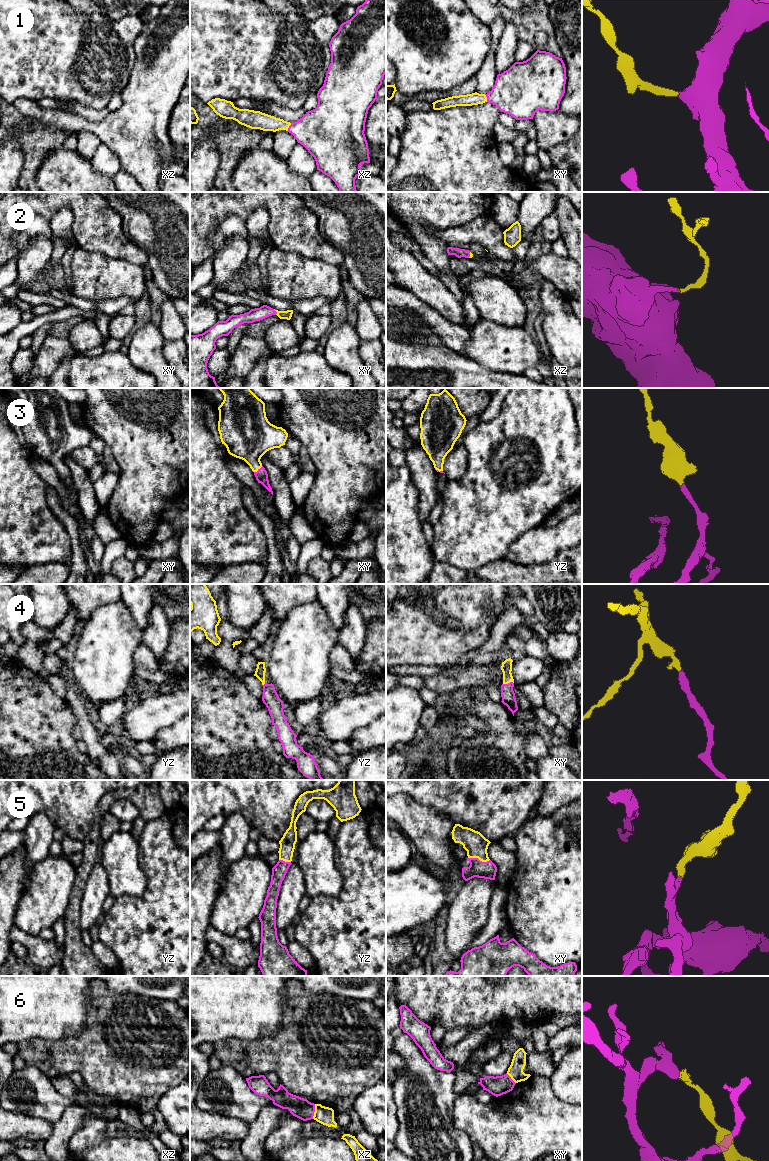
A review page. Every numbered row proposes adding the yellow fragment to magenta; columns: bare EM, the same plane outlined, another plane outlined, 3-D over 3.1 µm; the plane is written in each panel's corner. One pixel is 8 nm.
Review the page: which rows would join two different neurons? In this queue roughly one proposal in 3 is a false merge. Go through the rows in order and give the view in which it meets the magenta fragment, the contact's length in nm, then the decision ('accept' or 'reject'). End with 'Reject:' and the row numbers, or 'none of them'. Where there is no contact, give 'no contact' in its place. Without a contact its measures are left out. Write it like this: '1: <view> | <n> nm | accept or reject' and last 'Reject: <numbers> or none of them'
1: xz | 70 nm | accept
2: xy | 50 nm | accept
3: xy | 90 nm | accept
4: xy | 90 nm | accept
5: xy | 180 nm | accept
6: xz | 120 nm | reject
Reject: 6

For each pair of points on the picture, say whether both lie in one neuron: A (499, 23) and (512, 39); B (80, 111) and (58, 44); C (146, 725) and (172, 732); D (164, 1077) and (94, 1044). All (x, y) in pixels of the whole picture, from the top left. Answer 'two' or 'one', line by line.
A: two
B: two
C: two
D: one

